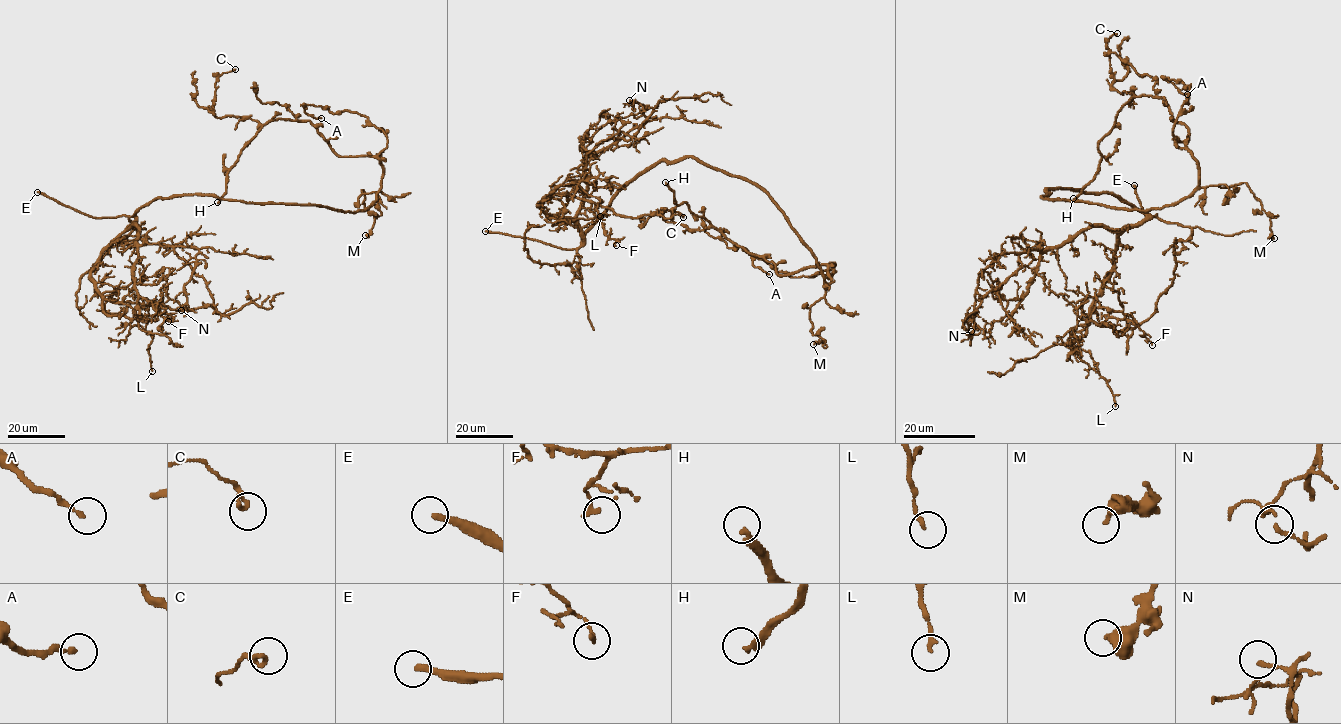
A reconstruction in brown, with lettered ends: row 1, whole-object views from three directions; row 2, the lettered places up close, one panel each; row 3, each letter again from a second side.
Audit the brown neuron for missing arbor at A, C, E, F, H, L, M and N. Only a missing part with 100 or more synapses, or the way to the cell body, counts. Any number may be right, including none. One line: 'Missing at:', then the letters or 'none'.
Missing at: H

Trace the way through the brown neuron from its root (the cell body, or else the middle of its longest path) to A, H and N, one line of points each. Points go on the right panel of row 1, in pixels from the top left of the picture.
A: (1055, 199), (1151, 210), (1186, 198), (1198, 164), (1176, 144), (1173, 126), (1191, 85), (1166, 78), (1187, 94)
H: (1055, 199), (1186, 198), (1198, 164), (1163, 98), (1123, 106), (1073, 198)
N: (1055, 199), (1042, 197), (1055, 189), (1113, 193), (1146, 217), (1000, 254), (979, 278), (980, 331), (971, 331)

